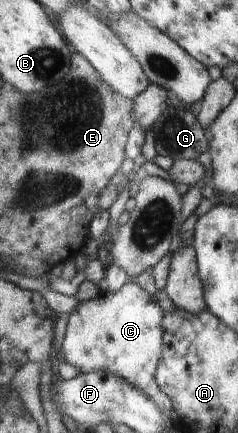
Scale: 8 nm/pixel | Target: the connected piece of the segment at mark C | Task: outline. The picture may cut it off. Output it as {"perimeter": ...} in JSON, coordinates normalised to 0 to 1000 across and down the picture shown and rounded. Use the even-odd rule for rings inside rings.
{"perimeter":[[[563,644],[492,679],[429,679],[382,695],[340,695],[332,714],[294,730],[261,818],[336,861],[395,857],[466,859],[525,868],[576,896],[618,905],[626,917],[660,924],[714,958],[731,942],[718,917],[676,898],[660,880],[685,813],[693,804],[693,730],[655,684],[609,670]]]}

